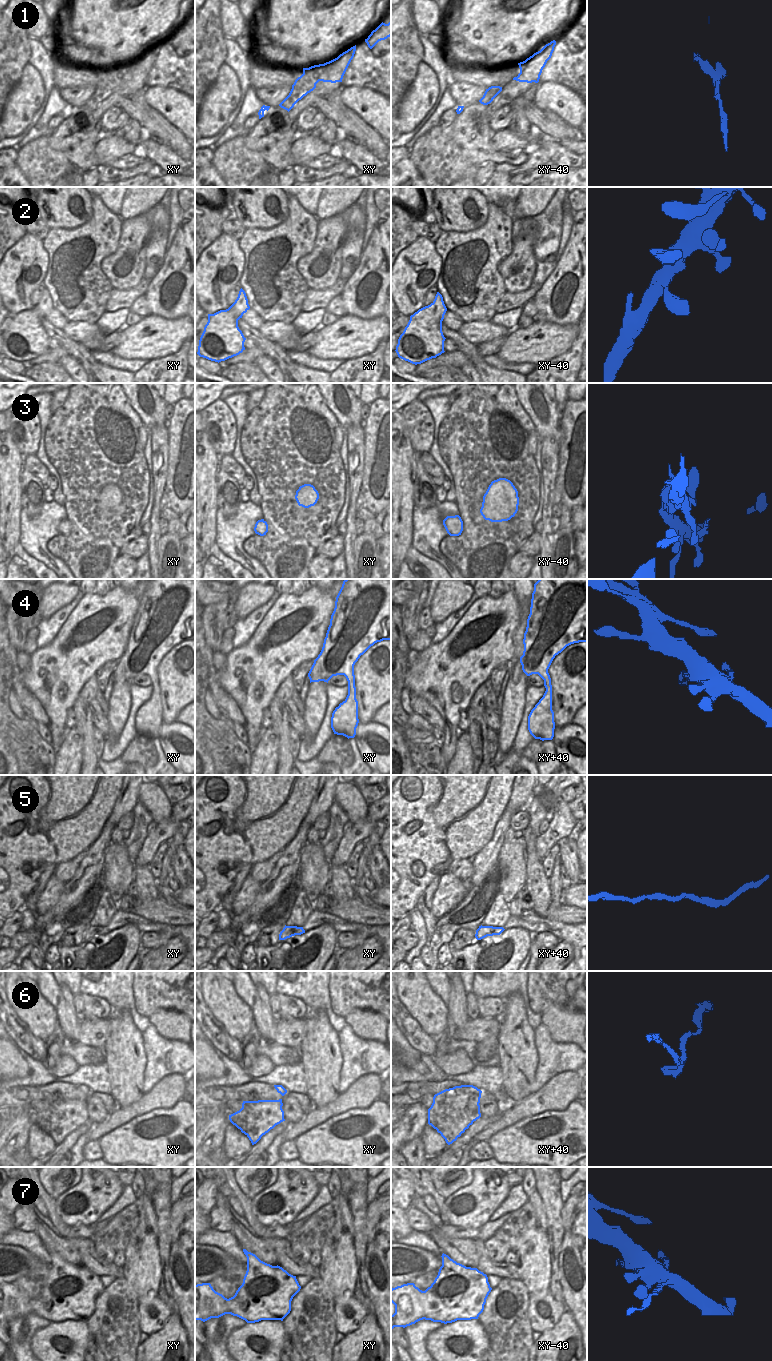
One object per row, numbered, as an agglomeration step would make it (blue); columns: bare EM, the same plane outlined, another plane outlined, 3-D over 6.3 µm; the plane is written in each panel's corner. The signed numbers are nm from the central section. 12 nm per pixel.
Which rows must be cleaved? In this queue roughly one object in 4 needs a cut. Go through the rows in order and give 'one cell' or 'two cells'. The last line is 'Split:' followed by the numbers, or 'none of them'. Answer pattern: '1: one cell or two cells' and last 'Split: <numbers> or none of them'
1: two cells
2: one cell
3: one cell
4: one cell
5: one cell
6: one cell
7: two cells
Split: 1, 7

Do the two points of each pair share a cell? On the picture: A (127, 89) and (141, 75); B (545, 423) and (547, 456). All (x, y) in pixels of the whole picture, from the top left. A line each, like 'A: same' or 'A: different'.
A: same
B: different

